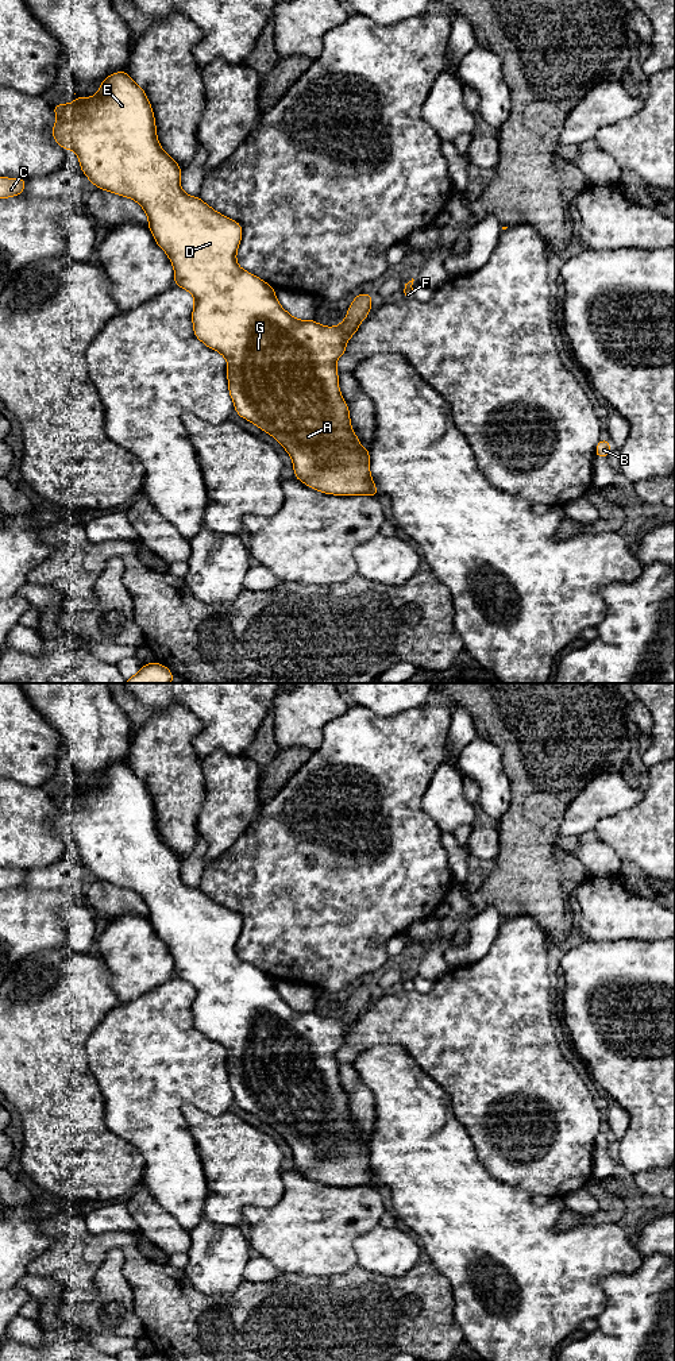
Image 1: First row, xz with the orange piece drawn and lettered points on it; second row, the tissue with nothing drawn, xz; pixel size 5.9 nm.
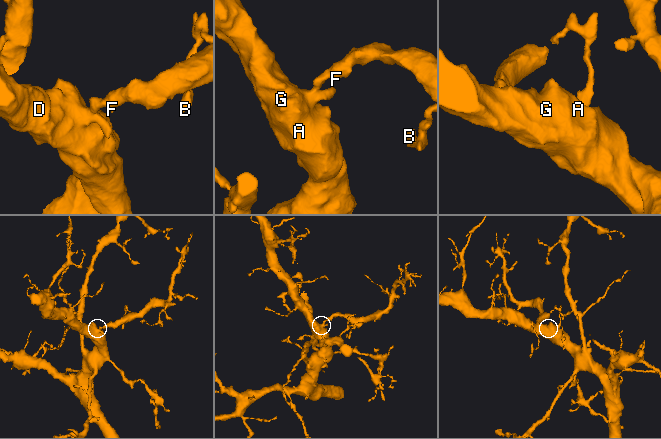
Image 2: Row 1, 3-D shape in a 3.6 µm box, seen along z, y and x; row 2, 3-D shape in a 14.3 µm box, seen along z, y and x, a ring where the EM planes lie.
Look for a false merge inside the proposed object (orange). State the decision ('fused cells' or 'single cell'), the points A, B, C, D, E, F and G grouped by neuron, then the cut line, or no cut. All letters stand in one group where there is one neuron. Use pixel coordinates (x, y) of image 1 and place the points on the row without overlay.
single cell; A B C D E F G; no cut

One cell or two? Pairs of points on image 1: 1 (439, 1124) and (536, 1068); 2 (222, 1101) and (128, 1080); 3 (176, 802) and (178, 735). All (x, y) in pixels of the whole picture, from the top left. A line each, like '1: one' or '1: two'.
1: two
2: one
3: one

